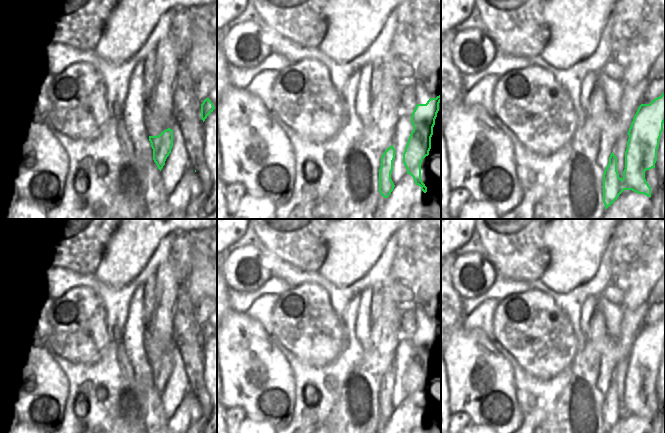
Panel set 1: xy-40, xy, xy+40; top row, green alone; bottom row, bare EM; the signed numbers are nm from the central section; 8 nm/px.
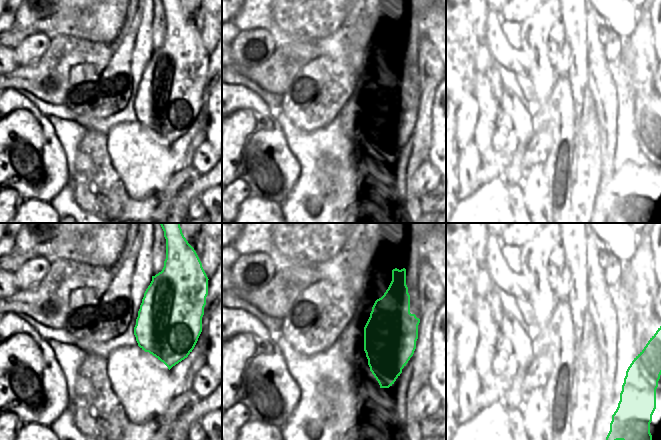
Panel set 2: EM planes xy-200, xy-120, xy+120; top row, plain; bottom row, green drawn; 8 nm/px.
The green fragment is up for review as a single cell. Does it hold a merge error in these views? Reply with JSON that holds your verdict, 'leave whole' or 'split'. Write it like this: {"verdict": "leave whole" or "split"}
{"verdict": "leave whole"}

